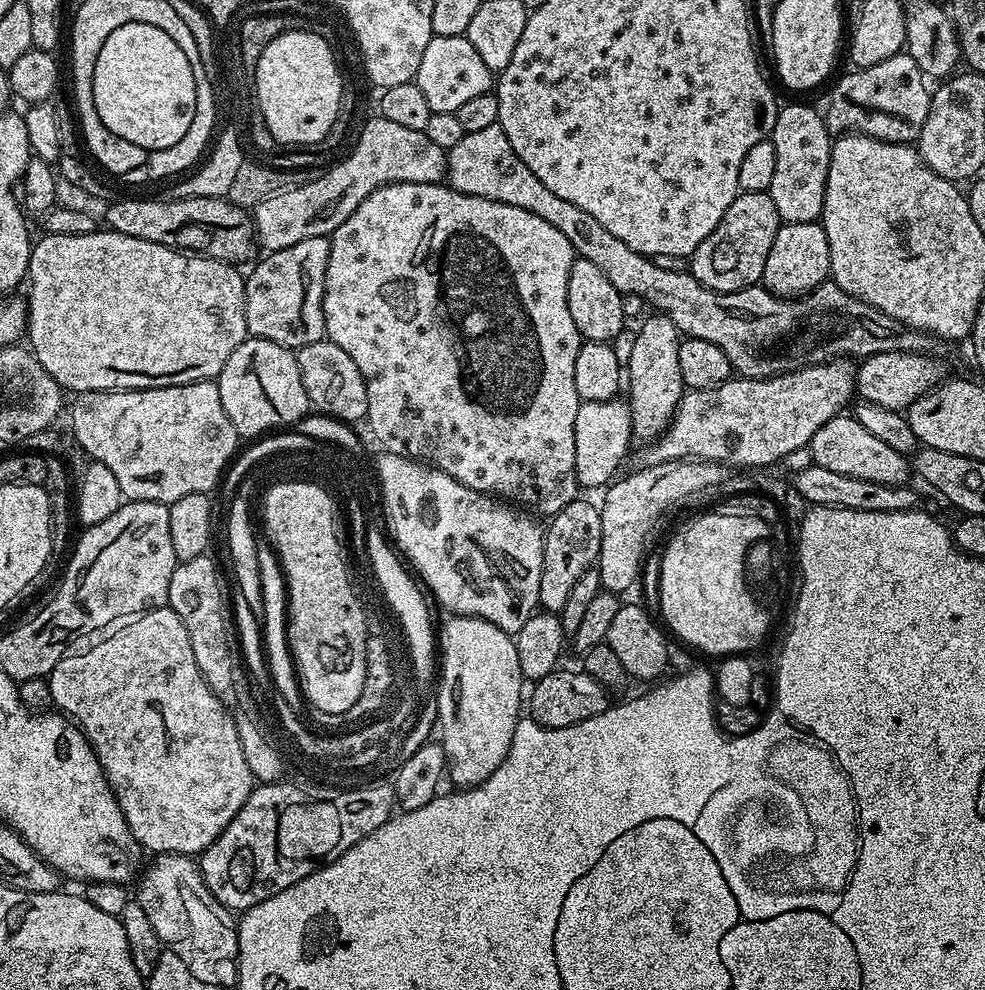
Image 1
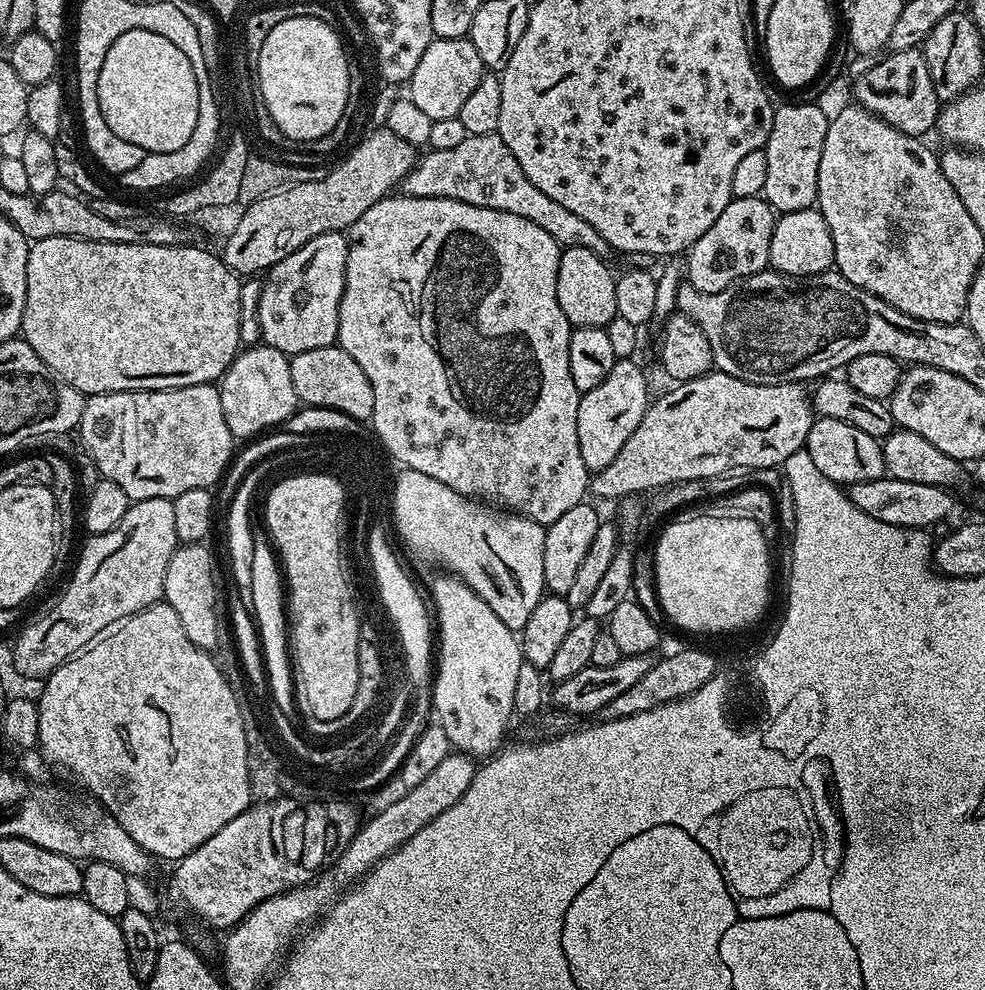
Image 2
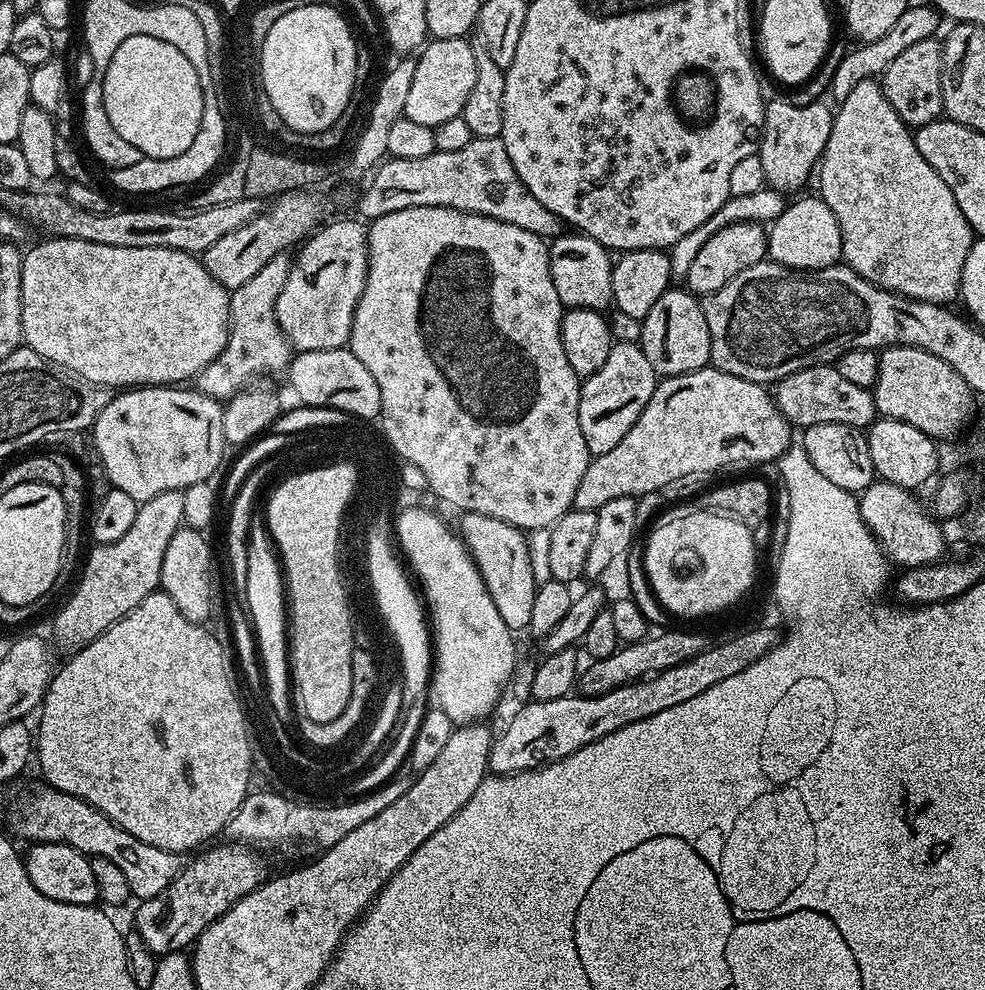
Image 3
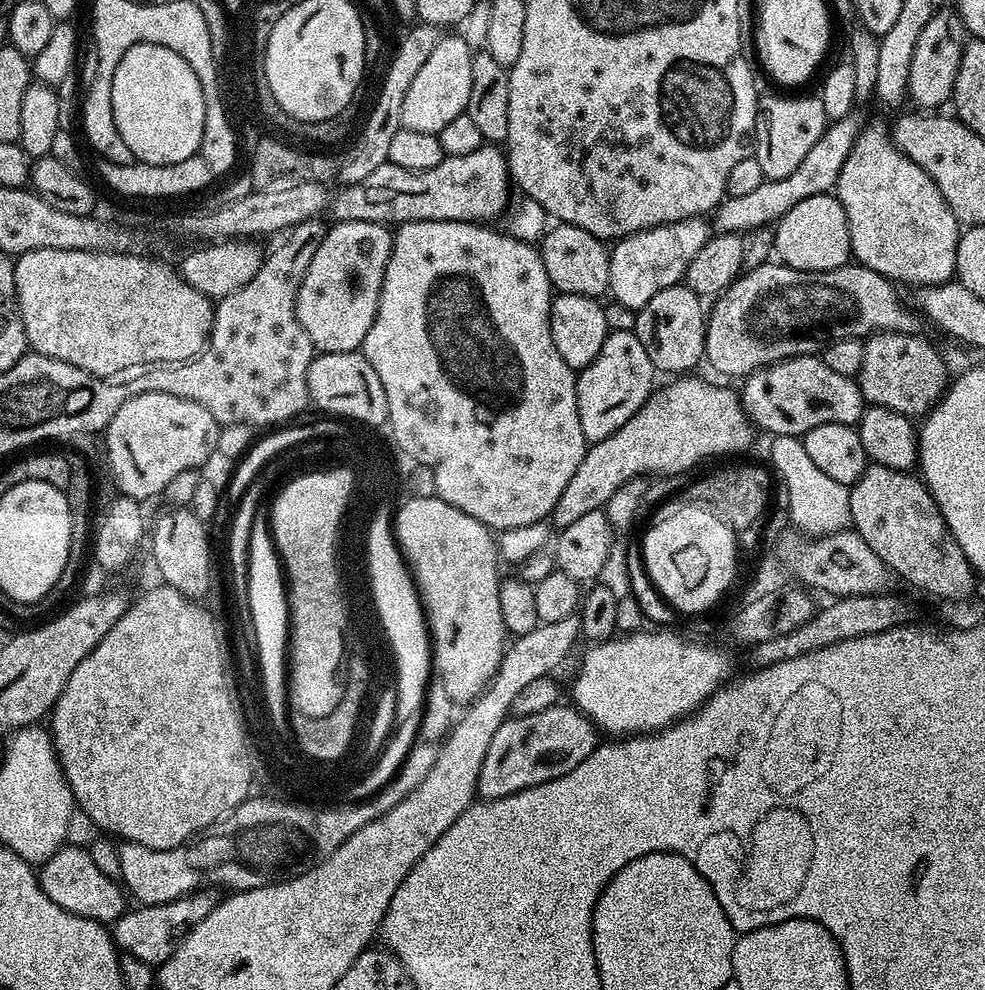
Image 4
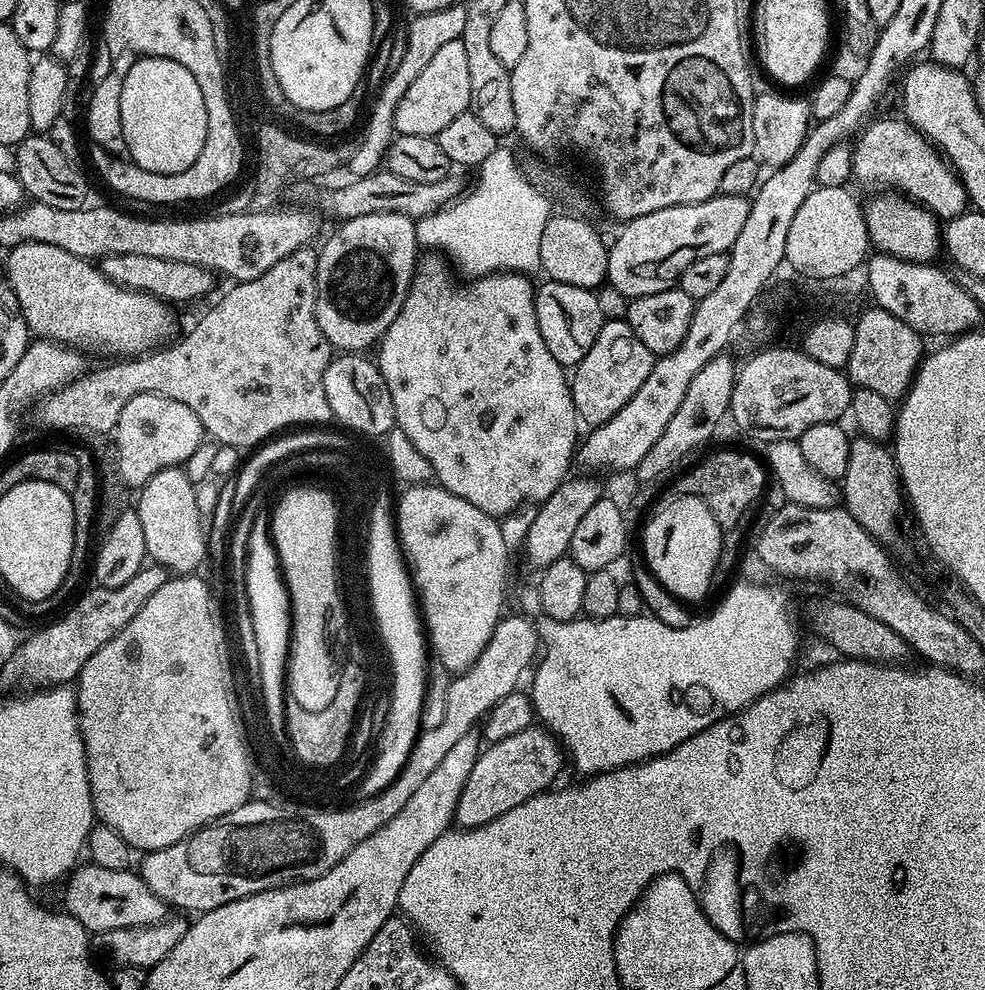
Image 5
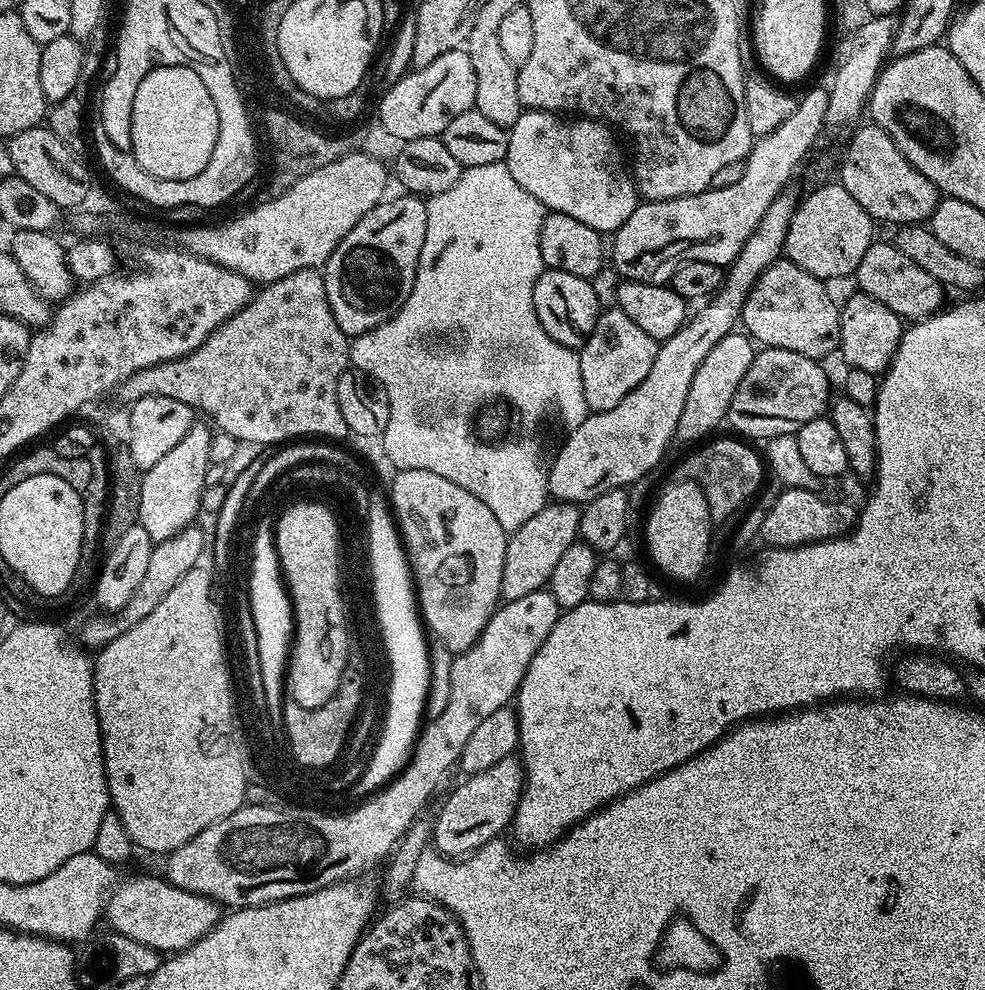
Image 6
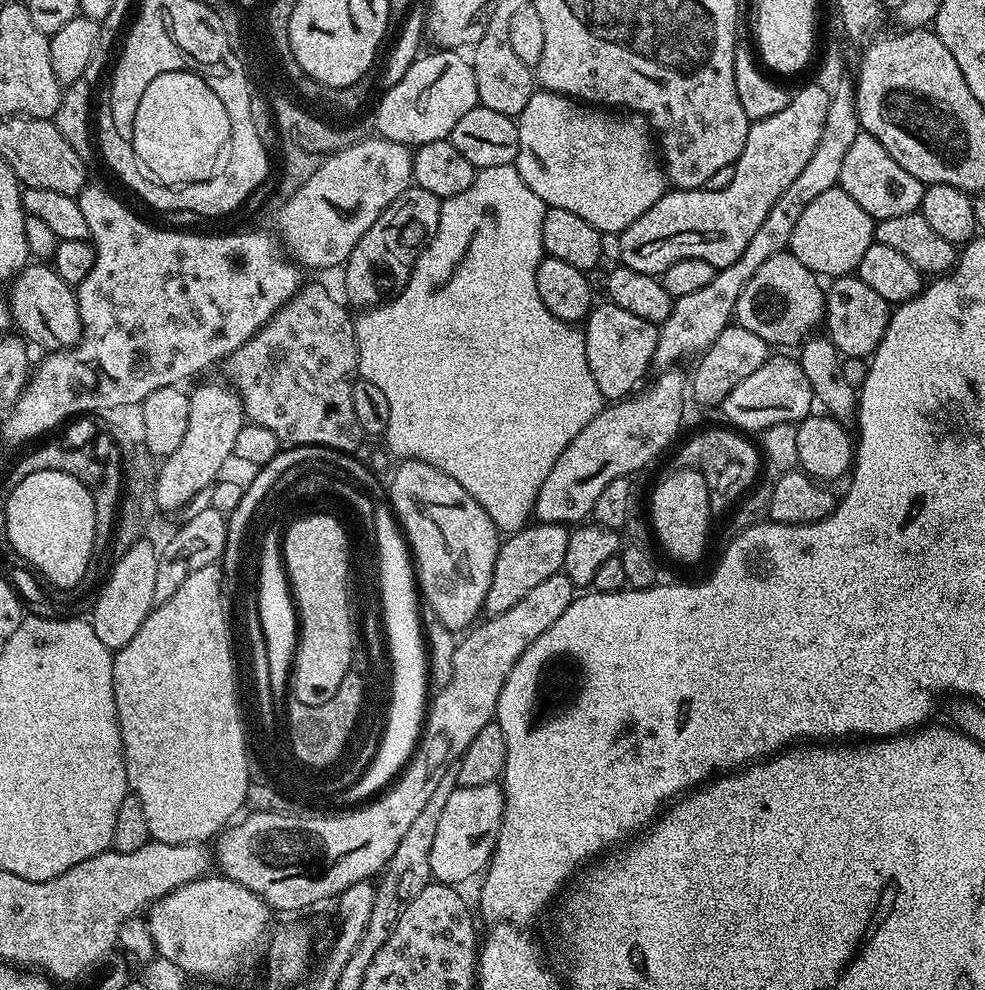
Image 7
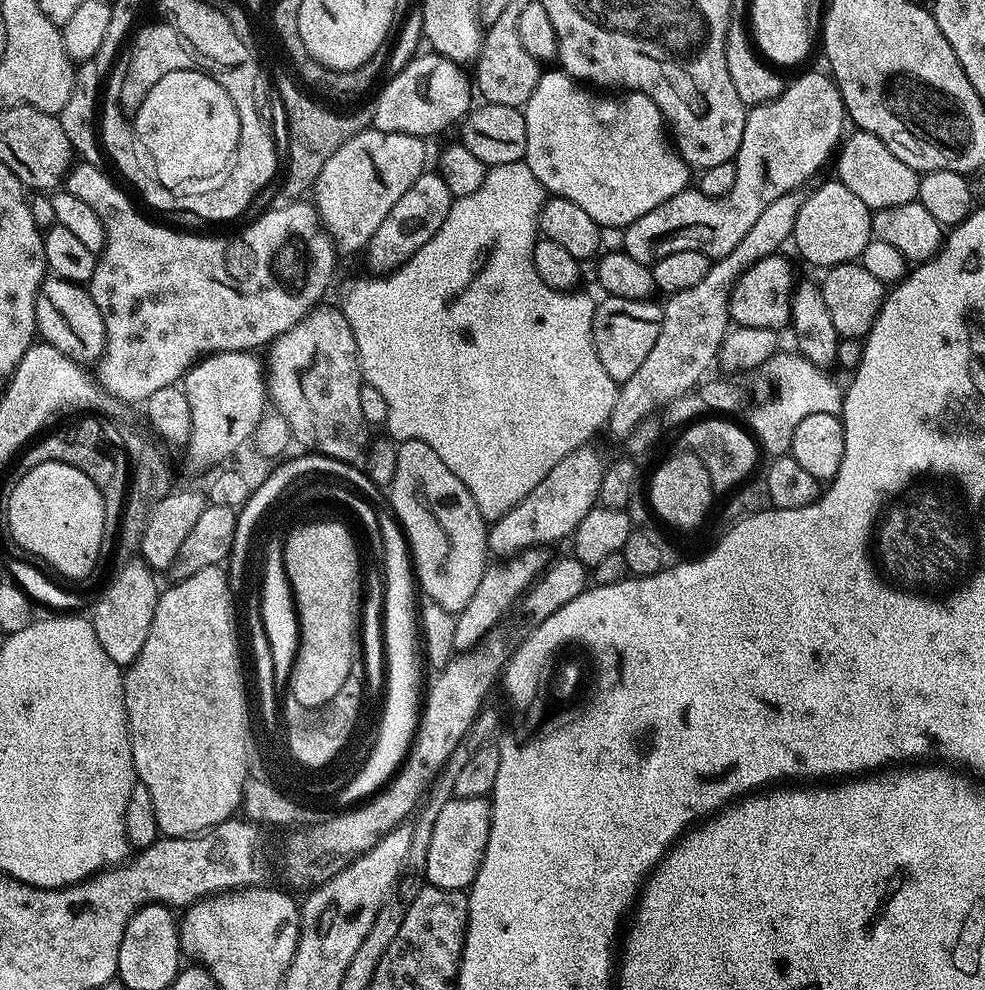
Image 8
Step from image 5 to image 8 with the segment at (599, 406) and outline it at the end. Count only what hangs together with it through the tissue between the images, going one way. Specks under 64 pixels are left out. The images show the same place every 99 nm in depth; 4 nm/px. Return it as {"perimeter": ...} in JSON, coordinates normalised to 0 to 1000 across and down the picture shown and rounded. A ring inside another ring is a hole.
{"perimeter":[[[614,298],[605,308],[605,316],[601,322],[603,337],[603,354],[607,354],[607,366],[615,373],[619,383],[632,386],[639,384],[648,375],[648,370],[660,358],[664,345],[668,345],[670,323],[674,320],[674,312],[662,307],[661,302],[641,303]]]}

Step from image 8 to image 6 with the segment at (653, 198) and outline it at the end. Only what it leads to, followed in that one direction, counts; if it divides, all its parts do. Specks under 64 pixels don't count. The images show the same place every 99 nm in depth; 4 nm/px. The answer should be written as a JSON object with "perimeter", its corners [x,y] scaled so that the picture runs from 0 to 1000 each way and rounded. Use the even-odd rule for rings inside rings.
{"perimeter":[[[529,112],[526,123],[515,130],[516,161],[514,163],[522,184],[530,188],[546,204],[550,204],[556,214],[579,216],[587,224],[595,224],[610,236],[623,236],[644,216],[648,205],[646,183],[636,169],[636,158],[629,155],[629,145],[625,142],[626,134],[618,126],[600,119],[574,119],[563,113]]]}

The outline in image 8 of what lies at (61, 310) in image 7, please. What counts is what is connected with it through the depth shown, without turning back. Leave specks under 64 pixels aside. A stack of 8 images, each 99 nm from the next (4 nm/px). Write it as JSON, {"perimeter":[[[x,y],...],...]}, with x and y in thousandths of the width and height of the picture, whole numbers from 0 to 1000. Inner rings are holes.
{"perimeter":[[[50,278],[41,288],[41,295],[37,298],[37,333],[44,346],[55,349],[60,356],[67,358],[82,370],[90,370],[89,368],[95,367],[97,363],[101,365],[106,359],[106,351],[110,348],[106,322],[95,301],[89,296],[88,290],[64,283],[61,279]]]}

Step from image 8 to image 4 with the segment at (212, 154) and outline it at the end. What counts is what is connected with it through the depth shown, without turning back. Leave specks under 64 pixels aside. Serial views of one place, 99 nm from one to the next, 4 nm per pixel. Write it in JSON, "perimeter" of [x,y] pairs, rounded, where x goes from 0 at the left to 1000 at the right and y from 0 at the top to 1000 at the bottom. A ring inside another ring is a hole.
{"perimeter":[[[137,44],[124,55],[116,71],[116,127],[143,166],[180,166],[201,152],[207,130],[205,87],[189,59],[168,44]]]}

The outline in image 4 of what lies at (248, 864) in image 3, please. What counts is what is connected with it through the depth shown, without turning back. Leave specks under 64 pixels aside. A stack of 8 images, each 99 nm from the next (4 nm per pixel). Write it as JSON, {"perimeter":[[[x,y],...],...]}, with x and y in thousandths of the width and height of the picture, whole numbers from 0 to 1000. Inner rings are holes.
{"perimeter":[[[204,899],[177,911],[142,915],[139,916],[139,921],[127,920],[112,937],[119,959],[125,965],[144,968],[144,972],[155,976],[169,973],[173,964],[177,964],[183,951],[187,948],[187,944],[197,935],[201,935],[201,931],[205,931],[205,927],[209,927],[209,923],[213,923],[213,919],[219,916],[220,906],[215,906],[211,901],[214,900]]]}

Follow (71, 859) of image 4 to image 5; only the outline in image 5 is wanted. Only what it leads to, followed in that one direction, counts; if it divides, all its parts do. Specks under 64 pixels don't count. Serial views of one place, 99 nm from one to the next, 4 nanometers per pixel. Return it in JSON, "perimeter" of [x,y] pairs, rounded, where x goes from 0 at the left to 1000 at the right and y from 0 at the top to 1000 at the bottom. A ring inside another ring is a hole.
{"perimeter":[[[85,871],[68,886],[65,895],[65,915],[69,924],[83,931],[83,935],[93,943],[160,933],[169,925],[168,913],[156,904],[152,895],[148,895],[146,888],[134,879],[104,879],[104,875]]]}

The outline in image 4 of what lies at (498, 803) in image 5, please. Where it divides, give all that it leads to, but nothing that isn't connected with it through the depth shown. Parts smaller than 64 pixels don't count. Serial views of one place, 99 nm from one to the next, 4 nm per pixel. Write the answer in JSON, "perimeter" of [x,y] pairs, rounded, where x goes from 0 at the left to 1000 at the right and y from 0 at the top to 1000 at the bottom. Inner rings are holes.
{"perimeter":[[[568,709],[562,713],[558,713],[554,717],[546,717],[546,721],[534,721],[533,723],[520,723],[513,727],[510,733],[506,733],[506,741],[502,741],[501,747],[497,748],[497,758],[493,758],[493,767],[489,770],[489,778],[485,782],[485,794],[483,795],[484,801],[490,807],[505,808],[511,804],[517,804],[523,800],[534,798],[538,794],[546,794],[558,790],[562,786],[571,786],[571,782],[579,782],[579,778],[583,778],[583,774],[587,774],[587,770],[591,770],[597,763],[600,762],[601,757],[607,751],[607,736],[588,715],[582,713],[577,709]]]}

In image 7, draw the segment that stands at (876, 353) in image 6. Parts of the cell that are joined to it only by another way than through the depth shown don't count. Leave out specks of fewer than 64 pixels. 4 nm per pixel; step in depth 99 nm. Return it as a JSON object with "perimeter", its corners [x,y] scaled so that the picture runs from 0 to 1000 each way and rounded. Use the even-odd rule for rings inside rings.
{"perimeter":[[[869,277],[850,279],[842,287],[845,288],[840,288],[837,305],[841,342],[847,345],[854,361],[884,361],[902,332],[904,306]]]}

